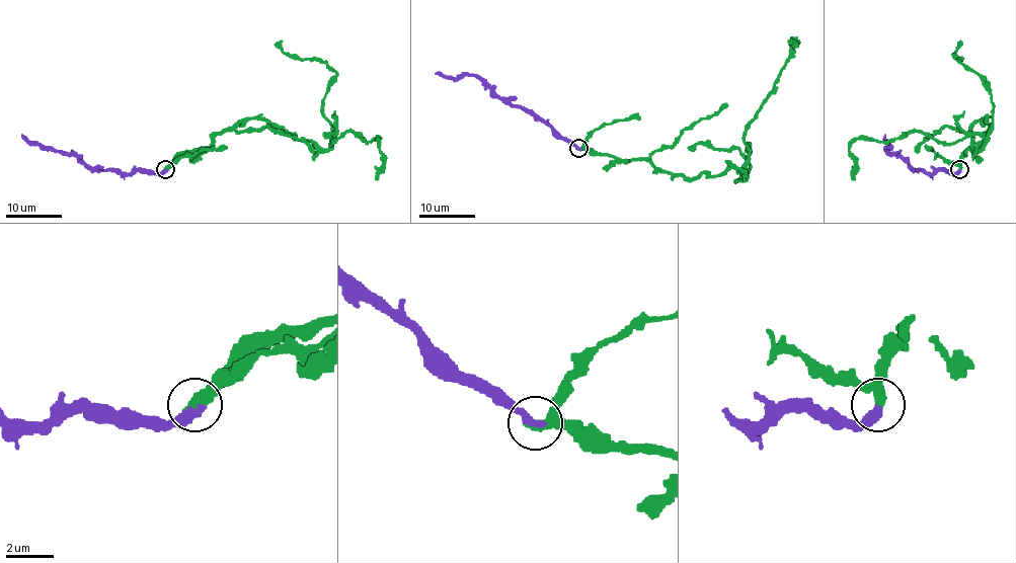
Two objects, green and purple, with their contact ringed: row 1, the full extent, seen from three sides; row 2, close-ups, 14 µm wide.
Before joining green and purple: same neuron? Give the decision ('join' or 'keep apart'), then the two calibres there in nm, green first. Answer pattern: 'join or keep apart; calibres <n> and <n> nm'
join; calibres 440 and 360 nm

